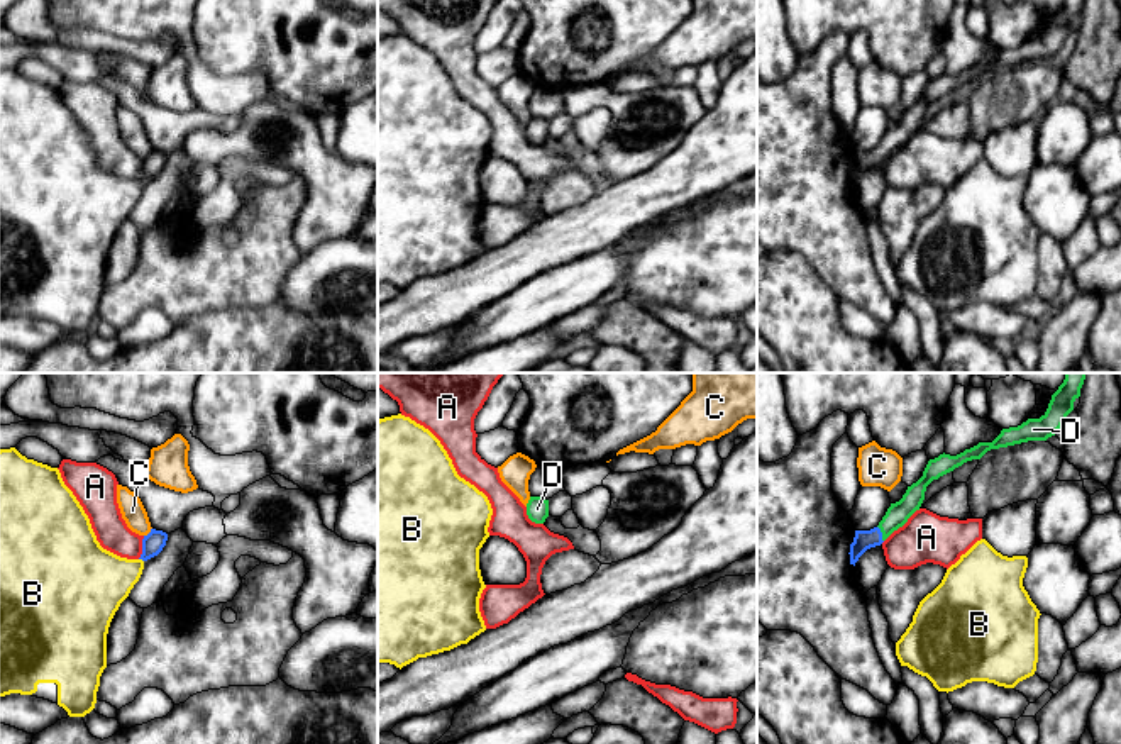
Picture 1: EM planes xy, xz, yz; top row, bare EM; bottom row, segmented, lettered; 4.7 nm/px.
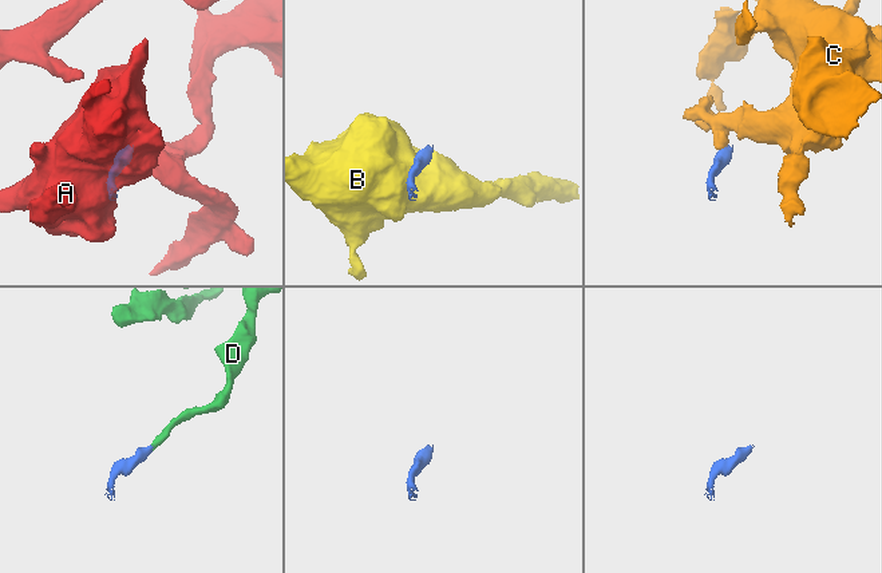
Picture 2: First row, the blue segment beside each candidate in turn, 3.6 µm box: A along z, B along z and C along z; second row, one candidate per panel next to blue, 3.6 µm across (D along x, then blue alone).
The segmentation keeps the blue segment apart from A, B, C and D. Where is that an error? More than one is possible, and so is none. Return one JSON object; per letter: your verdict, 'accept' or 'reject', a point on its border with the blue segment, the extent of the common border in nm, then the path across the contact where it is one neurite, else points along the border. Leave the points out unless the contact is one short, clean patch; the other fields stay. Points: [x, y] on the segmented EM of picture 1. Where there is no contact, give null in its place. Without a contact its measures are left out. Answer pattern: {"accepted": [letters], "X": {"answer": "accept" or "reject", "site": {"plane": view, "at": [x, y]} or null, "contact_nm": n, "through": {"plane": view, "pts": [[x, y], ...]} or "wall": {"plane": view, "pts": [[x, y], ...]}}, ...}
{"accepted": ["D"], "A": {"answer": "reject", "site": {"plane": "xy", "at": [143, 548]}, "contact_nm": 120, "wall": {"plane": "xy", "pts": [[144, 536], [138, 558]]}}, "B": {"answer": "reject", "site": {"plane": "xy", "at": [141, 558]}, "contact_nm": 30, "wall": {"plane": "xy", "pts": [[139, 558], [143, 561]]}}, "C": {"answer": "reject", "site": {"plane": "xy", "at": [149, 533]}, "contact_nm": 60, "wall": {"plane": "xy", "pts": [[151, 527], [144, 536]]}}, "D": {"answer": "accept", "site": {"plane": "yz", "at": [881, 534]}, "contact_nm": 80, "through": {"plane": "yz", "pts": [[864, 539], [881, 534], [898, 514]]}}}

